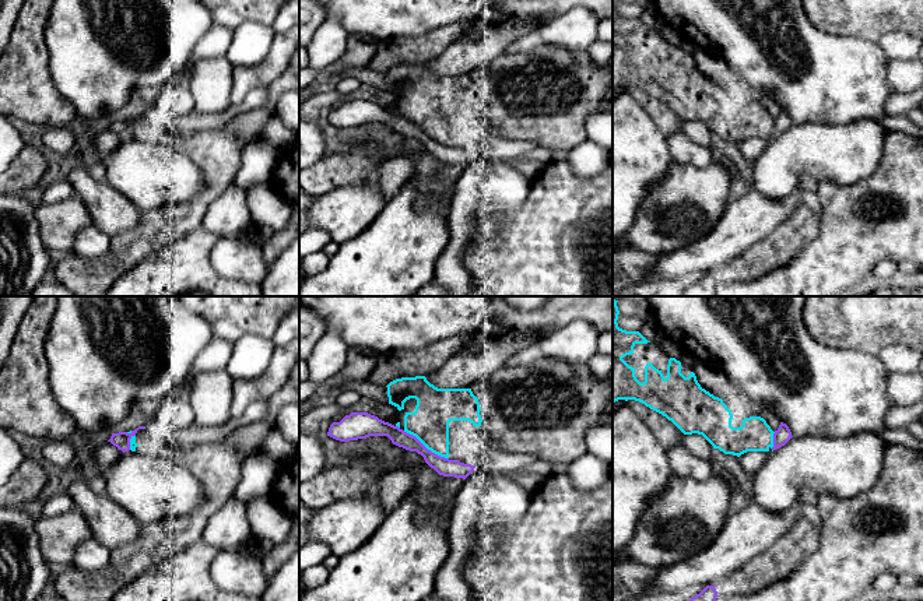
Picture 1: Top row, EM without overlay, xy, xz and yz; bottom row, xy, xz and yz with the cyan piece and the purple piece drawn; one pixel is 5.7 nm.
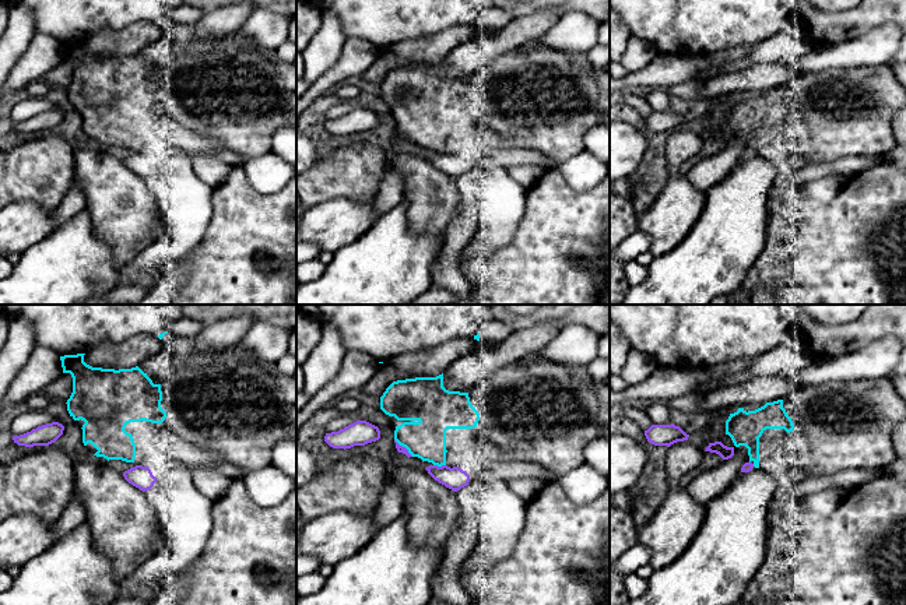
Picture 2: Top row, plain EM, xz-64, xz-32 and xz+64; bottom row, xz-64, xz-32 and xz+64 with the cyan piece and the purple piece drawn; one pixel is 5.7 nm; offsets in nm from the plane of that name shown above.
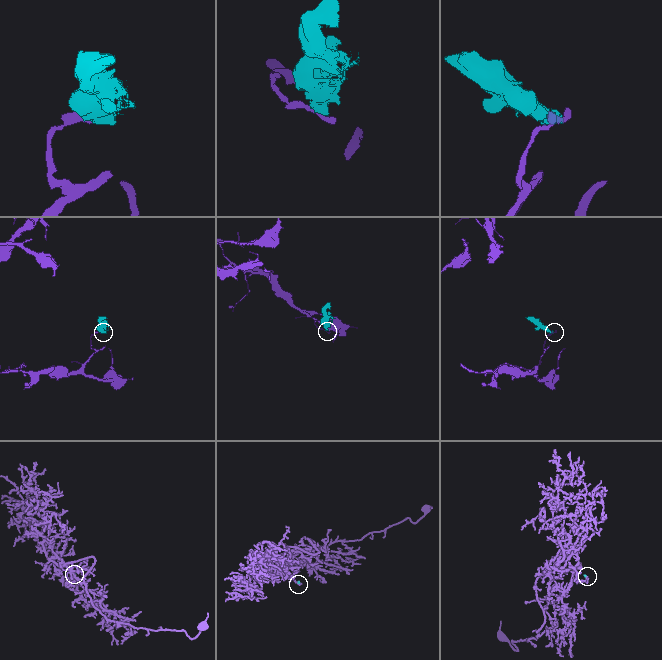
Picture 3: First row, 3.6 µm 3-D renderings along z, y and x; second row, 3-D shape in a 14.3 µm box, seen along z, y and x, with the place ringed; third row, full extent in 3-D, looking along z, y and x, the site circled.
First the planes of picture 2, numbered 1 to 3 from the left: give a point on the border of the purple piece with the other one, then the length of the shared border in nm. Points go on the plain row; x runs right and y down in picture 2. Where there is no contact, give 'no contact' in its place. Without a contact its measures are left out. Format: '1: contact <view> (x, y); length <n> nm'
1: no contact
2: contact xz-32 (439, 152); length 70 nm
3: no contact

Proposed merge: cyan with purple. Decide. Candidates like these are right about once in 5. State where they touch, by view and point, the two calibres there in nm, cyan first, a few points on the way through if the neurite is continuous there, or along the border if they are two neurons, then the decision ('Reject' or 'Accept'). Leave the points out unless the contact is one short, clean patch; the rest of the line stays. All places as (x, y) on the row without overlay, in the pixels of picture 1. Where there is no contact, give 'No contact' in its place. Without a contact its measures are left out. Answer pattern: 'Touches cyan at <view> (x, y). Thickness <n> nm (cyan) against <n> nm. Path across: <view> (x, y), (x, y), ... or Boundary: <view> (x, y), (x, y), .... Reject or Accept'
Touches cyan at xz (425, 133). Thickness 220 nm (cyan) against 100 nm. Boundary: xz (403, 118), (414, 122), (428, 136), (448, 146). Reject

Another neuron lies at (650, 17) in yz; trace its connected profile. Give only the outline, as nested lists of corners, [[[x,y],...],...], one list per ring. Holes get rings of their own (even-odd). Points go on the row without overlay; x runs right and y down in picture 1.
[[[656,6],[645,8],[639,20],[650,29],[663,32],[666,29],[661,14],[659,13]]]

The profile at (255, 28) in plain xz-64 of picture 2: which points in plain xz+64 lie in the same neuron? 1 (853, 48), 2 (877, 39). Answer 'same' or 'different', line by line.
1: same
2: same

